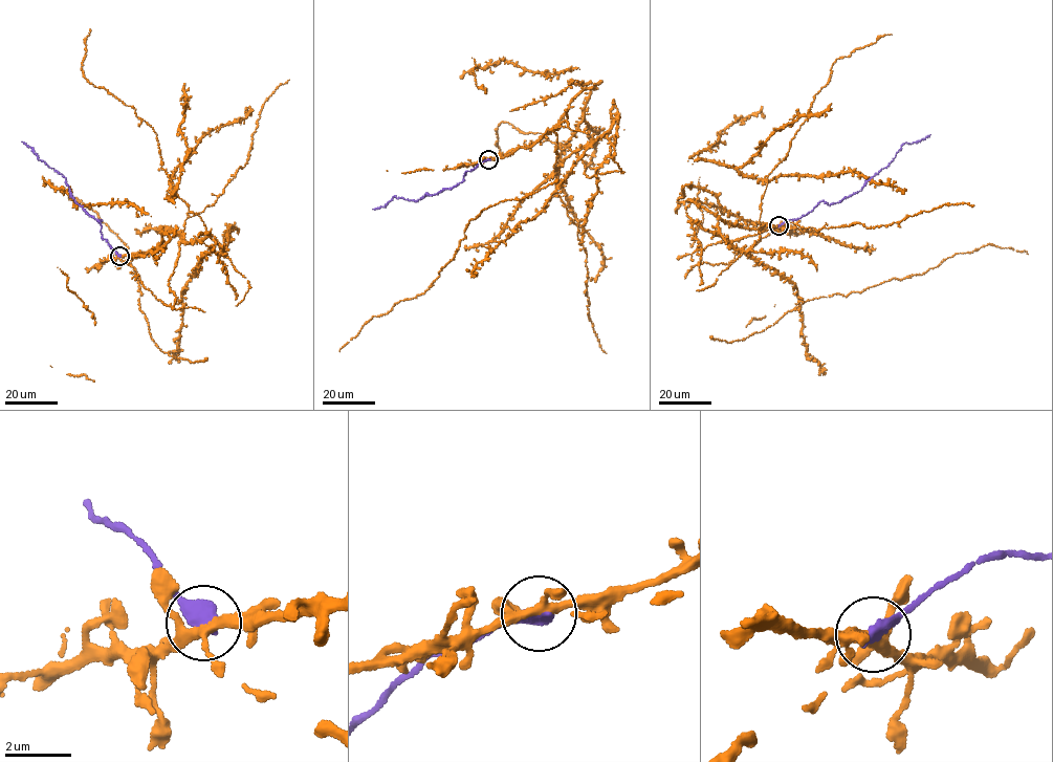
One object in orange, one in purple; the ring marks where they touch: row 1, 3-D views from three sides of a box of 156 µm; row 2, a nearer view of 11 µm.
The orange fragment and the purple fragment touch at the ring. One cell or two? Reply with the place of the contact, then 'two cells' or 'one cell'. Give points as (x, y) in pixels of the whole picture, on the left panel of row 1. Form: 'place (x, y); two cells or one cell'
place (119, 256); one cell

